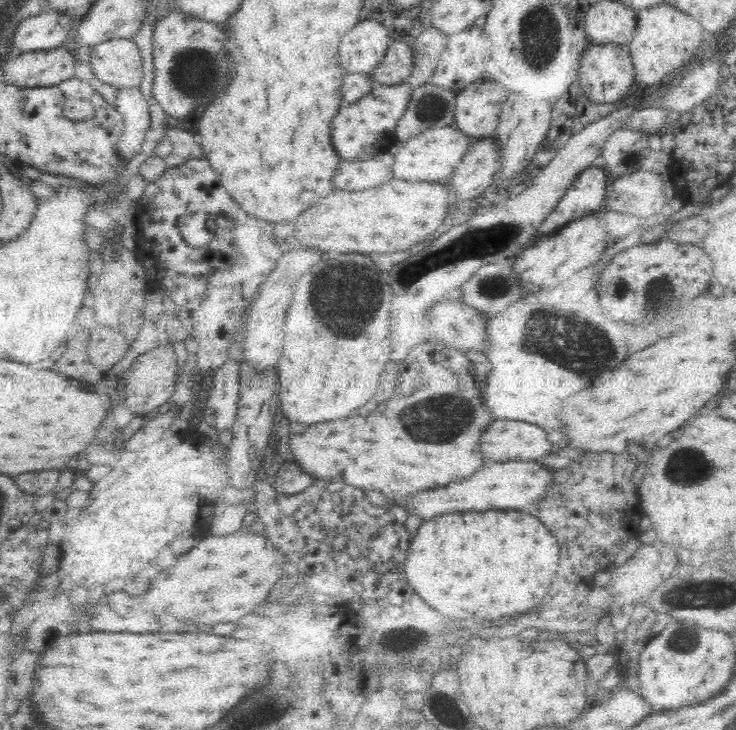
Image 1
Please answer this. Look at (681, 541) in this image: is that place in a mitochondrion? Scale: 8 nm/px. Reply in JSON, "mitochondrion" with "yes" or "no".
{"mitochondrion":"no"}

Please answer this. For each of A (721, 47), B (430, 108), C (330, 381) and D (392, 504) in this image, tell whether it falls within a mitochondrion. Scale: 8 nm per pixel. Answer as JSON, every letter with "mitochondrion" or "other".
{"A":"other","B":"mitochondrion","C":"other","D":"other"}

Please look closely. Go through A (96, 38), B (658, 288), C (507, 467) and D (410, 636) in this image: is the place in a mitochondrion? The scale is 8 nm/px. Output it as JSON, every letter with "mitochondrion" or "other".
{"A":"other","B":"mitochondrion","C":"other","D":"mitochondrion"}

